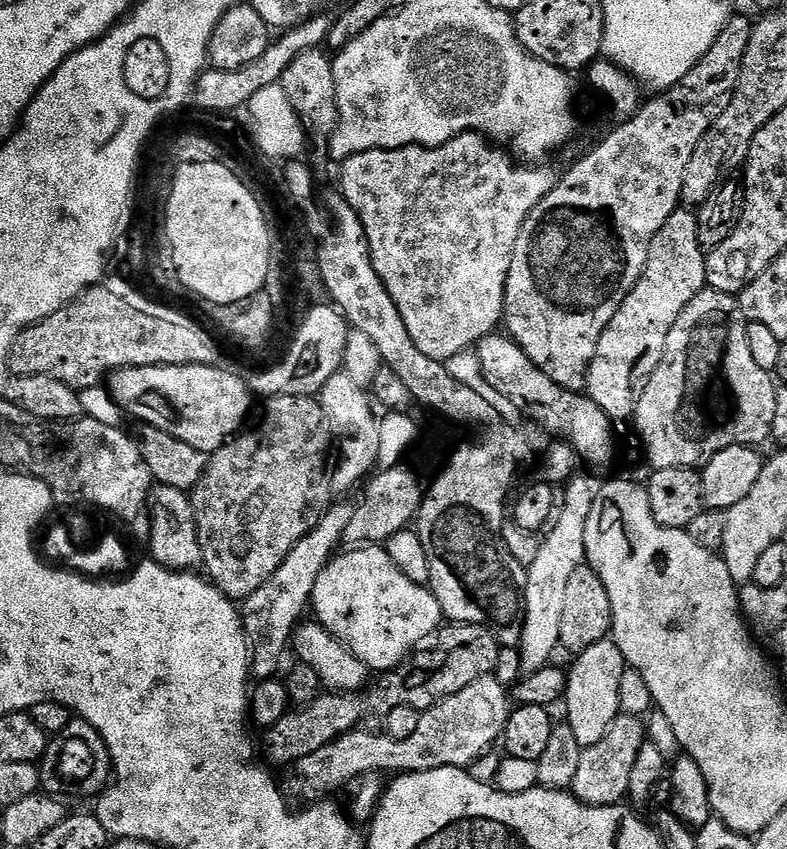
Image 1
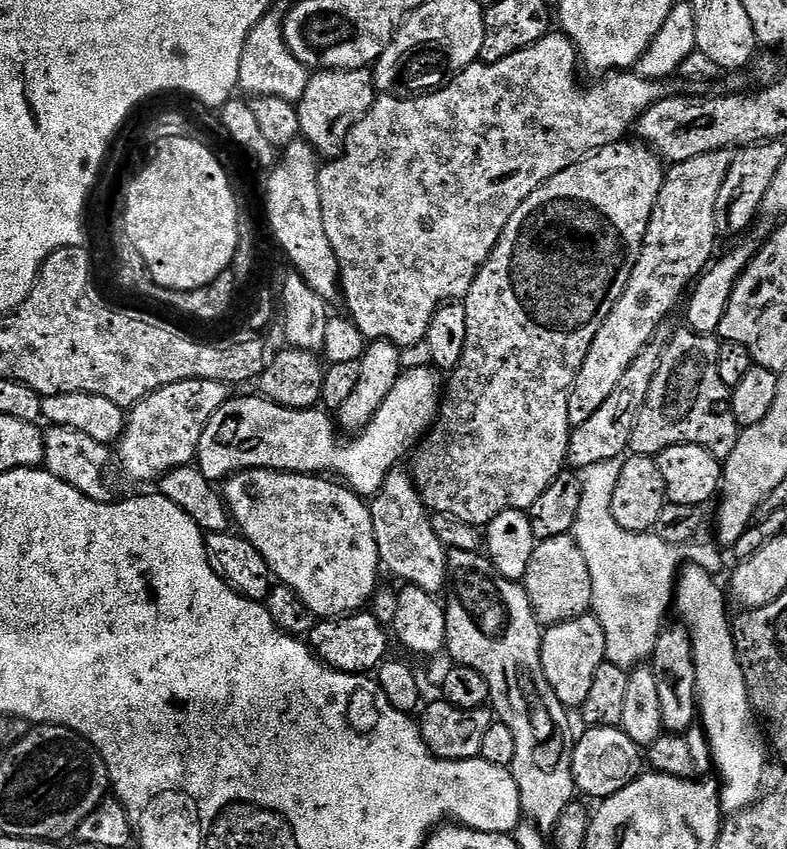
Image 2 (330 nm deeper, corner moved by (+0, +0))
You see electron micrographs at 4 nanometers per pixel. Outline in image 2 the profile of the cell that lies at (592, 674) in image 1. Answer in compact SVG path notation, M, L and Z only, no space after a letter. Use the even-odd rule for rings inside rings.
M592 614L574 618L570 622L553 624L543 633L538 664L544 668L544 676L552 687L552 692L568 708L579 709L590 694L590 682L598 674L598 666L605 663L606 638L602 626Z

